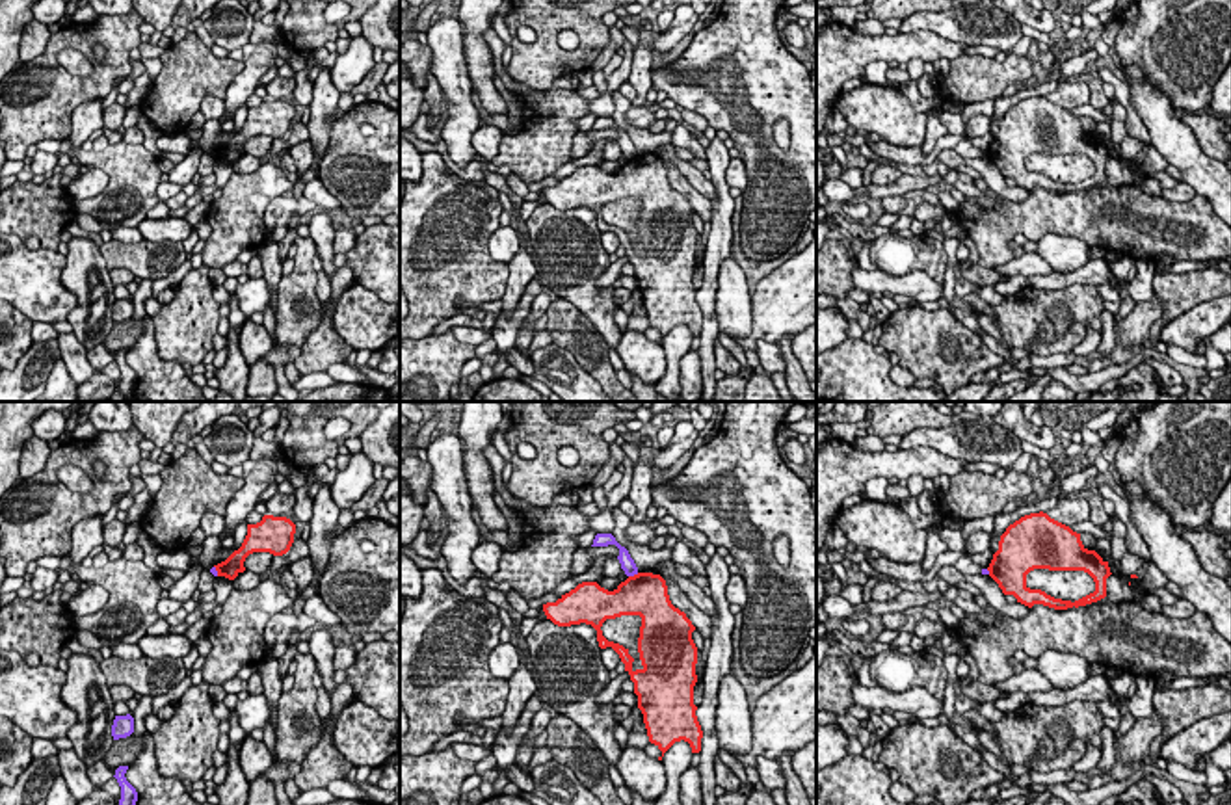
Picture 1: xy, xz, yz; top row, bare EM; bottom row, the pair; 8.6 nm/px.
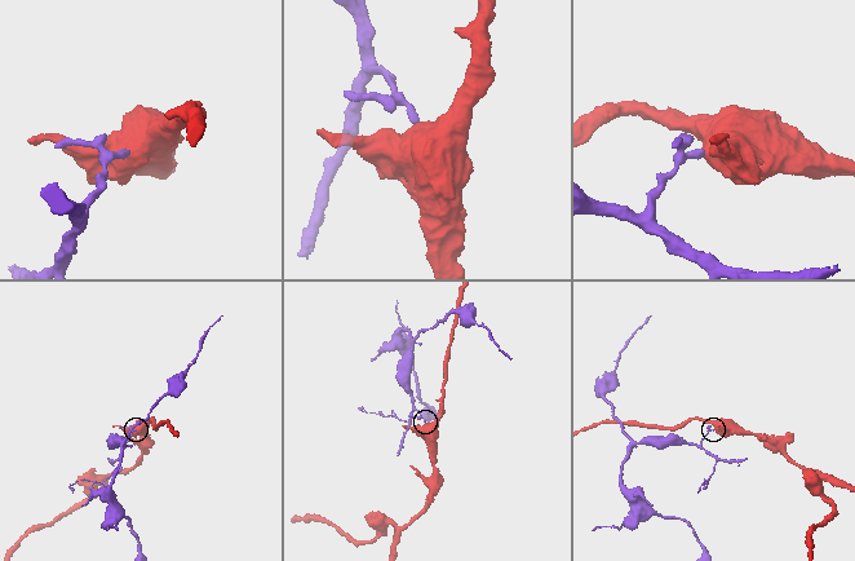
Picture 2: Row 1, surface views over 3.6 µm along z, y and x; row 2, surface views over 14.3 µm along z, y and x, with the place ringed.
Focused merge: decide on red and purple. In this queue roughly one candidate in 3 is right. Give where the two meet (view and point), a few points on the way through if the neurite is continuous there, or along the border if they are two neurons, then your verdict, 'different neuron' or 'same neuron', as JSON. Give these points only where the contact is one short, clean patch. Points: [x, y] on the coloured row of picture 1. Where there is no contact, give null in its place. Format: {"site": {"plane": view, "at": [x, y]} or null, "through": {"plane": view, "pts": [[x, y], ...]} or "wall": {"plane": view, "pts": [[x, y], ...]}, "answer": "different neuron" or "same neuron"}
{"site": {"plane": "xz", "at": [635, 575]}, "wall": {"plane": "xz", "pts": [[638, 573], [629, 577]]}, "answer": "different neuron"}

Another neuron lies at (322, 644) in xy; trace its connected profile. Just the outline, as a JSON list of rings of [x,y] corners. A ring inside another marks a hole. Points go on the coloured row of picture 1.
[[[322,628],[314,630],[309,640],[309,653],[316,660],[316,669],[322,677],[322,684],[327,690],[327,695],[331,697],[333,690],[337,688],[337,682],[333,680],[335,667],[333,667],[333,656],[335,656],[337,641],[331,634],[331,630]]]

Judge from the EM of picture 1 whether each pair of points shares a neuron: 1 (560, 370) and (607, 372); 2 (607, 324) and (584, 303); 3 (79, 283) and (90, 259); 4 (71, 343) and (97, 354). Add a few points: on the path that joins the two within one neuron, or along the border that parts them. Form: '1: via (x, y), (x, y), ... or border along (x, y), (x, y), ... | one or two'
1: border along (553, 344), (564, 346), (599, 382) | two
2: via (601, 318), (590, 307) | one
3: via (80, 277), (86, 264) | one
4: border along (86, 350), (86, 359), (95, 369), (112, 359) | two

